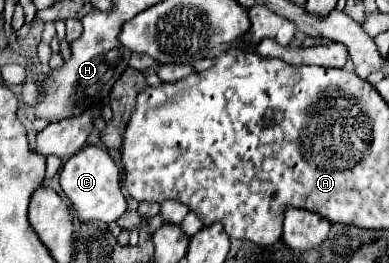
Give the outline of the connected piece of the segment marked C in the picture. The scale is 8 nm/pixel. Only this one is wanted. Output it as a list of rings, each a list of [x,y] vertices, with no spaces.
[[[86,146],[78,154],[68,158],[60,172],[60,186],[82,222],[96,220],[110,224],[116,222],[126,210],[126,198],[120,186],[120,170],[112,156],[100,146]]]

